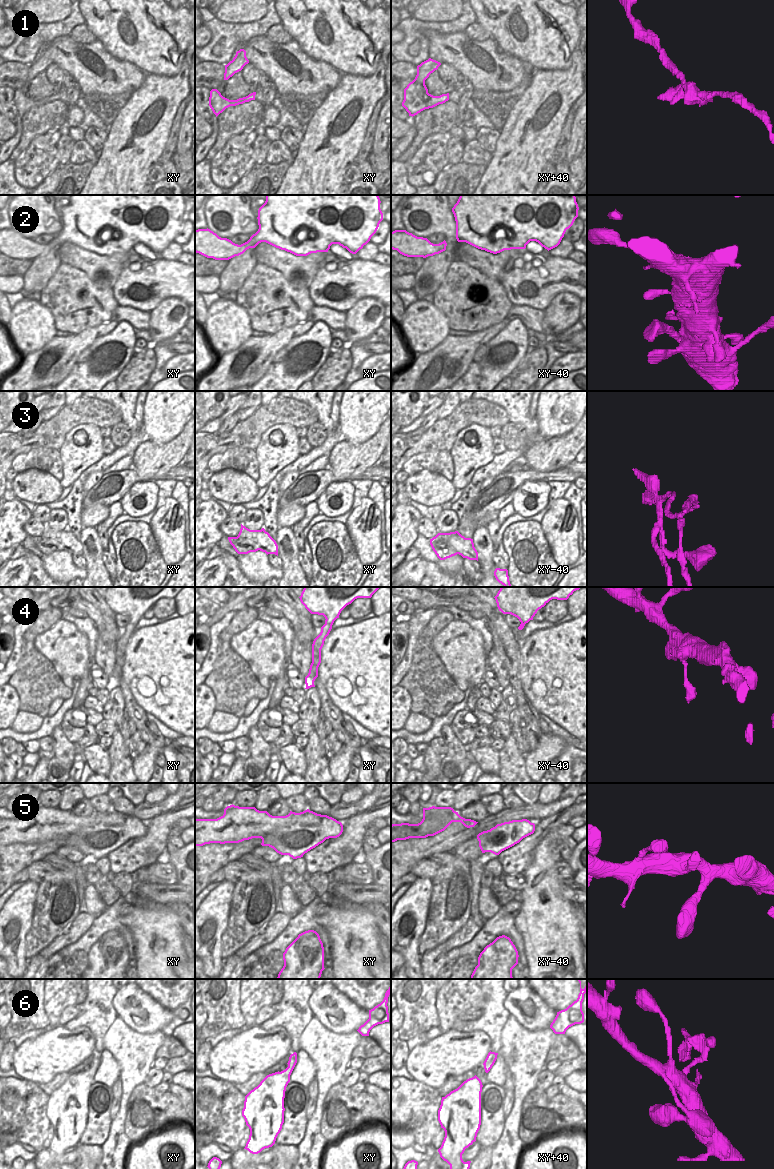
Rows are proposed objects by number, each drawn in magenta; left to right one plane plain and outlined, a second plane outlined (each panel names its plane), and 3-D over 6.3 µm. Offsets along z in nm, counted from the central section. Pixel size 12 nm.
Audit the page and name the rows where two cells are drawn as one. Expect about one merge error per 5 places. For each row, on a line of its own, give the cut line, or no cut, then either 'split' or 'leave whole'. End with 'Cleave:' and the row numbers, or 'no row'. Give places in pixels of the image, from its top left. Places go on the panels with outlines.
1: xy (252, 93), (254, 96) | split
2: no cut | leave whole
3: xy-40 (430, 539), (437, 543), (451, 545), (458, 553) | split
4: no cut | leave whole
5: no cut | leave whole
6: xy (288, 1065), (292, 1069) | split
Cleave: 1, 3, 6

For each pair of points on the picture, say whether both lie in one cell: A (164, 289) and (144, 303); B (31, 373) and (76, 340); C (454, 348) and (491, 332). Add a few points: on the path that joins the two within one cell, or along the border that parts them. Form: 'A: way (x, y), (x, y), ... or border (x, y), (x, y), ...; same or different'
A: way (159, 292), (149, 300); same
B: way (44, 378), (64, 353); same
C: way (463, 348), (482, 337); same

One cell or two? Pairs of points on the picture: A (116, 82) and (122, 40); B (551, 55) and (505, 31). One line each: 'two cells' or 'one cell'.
A: two cells
B: one cell

